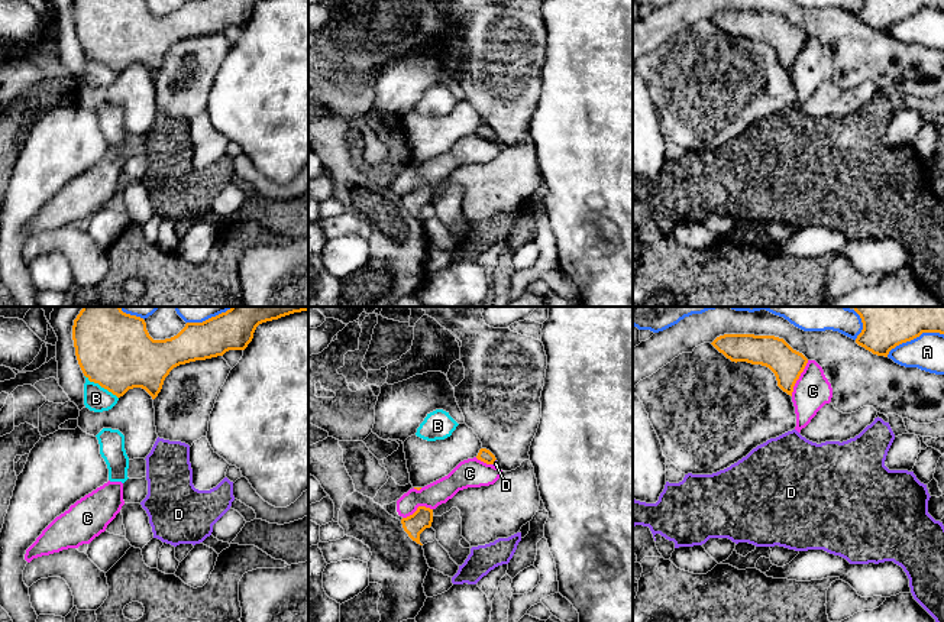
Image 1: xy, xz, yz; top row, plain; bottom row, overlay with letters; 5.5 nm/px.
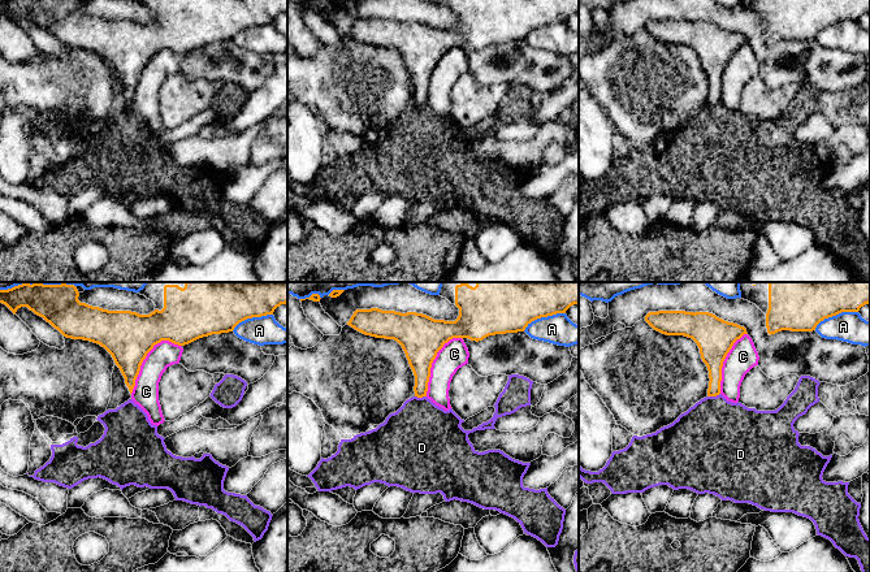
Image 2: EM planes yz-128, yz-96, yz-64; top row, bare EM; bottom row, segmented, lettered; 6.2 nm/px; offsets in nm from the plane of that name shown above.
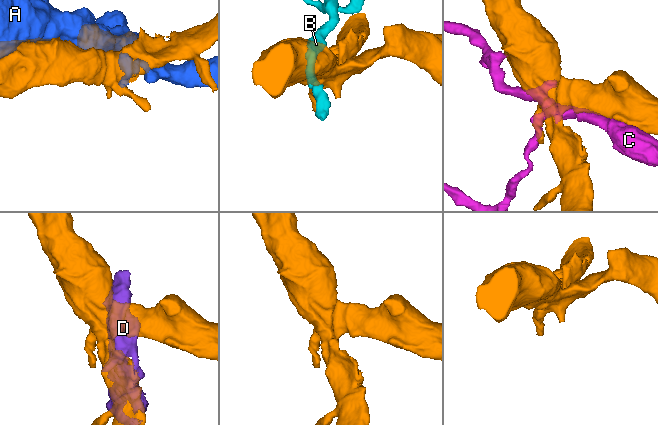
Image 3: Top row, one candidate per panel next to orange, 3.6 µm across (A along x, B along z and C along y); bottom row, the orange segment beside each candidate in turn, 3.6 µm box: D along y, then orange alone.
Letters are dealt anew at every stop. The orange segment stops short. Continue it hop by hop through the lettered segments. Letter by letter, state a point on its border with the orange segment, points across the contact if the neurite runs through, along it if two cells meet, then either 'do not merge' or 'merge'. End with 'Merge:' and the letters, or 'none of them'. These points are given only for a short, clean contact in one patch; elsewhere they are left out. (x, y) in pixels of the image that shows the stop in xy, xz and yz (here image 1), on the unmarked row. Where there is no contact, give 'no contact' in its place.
A: contact yz (914, 13); do not merge
B: contact xy (102, 62); do not merge
C: contact yz (798, 54); do not merge
D: contact xz (494, 136); border xz (495, 135), (492, 141); do not merge
Merge: none of them

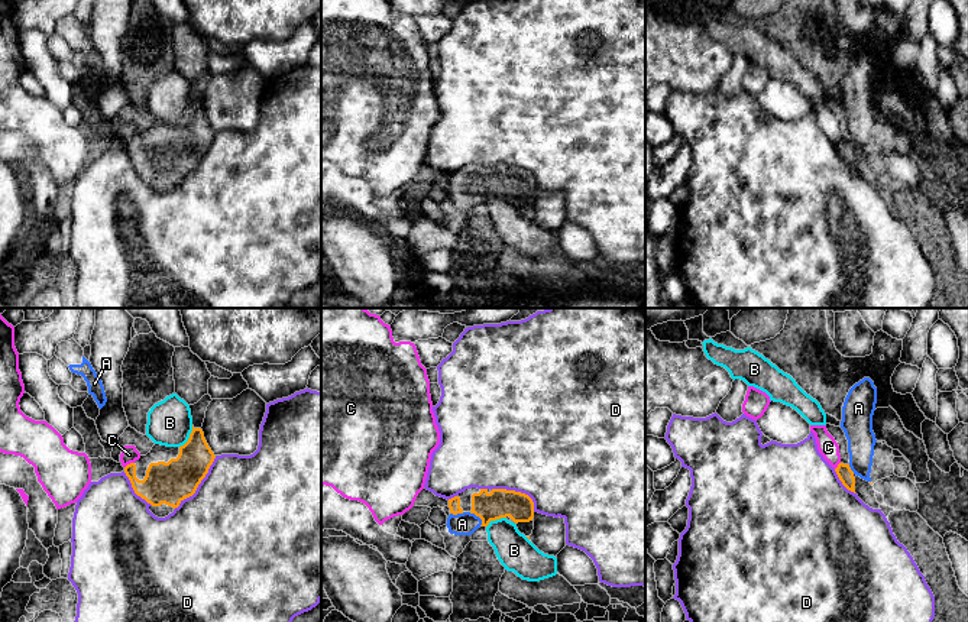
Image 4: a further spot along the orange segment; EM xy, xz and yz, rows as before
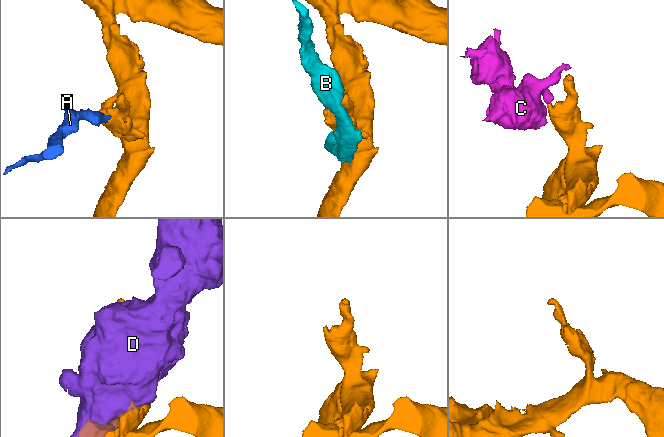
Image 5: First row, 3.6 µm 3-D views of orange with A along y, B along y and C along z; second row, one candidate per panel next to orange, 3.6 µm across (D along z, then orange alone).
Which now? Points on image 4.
A: contact xz (478, 191); way xz (499, 180), (488, 182), (478, 191), (462, 200); merge
B: contact xy (190, 113); do not merge
C: contact xy (130, 139); border xy (133, 138), (125, 143); do not merge
D: contact xy (198, 159); do not merge
Merge: A

